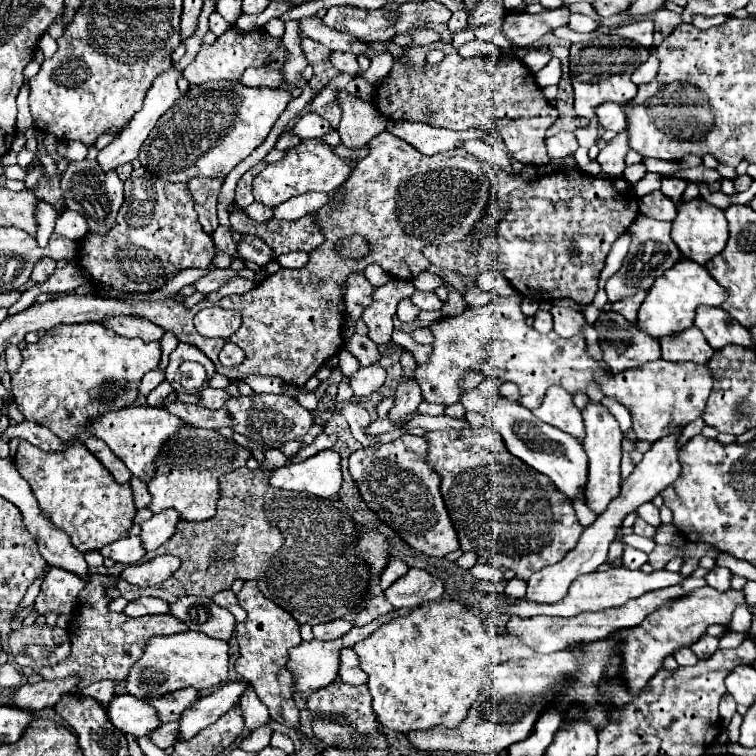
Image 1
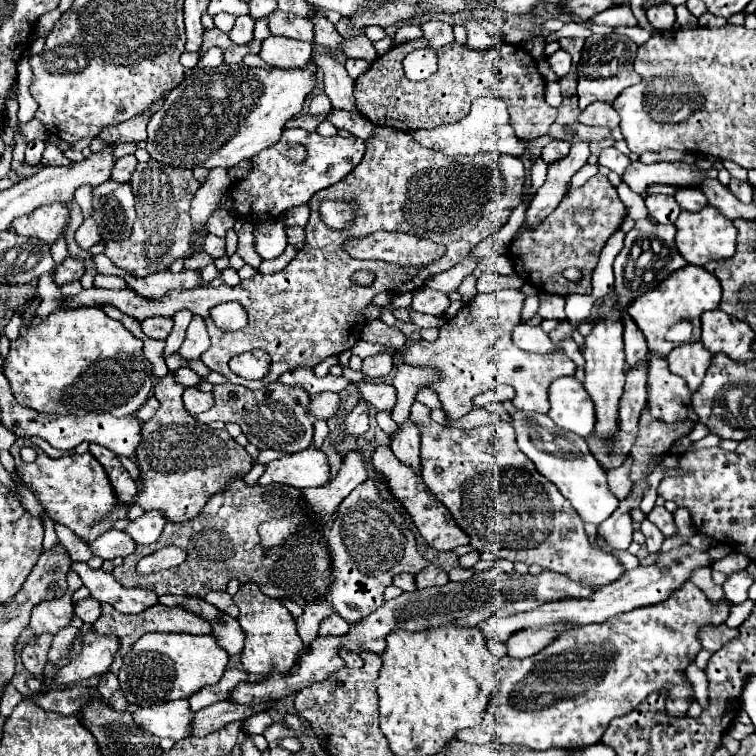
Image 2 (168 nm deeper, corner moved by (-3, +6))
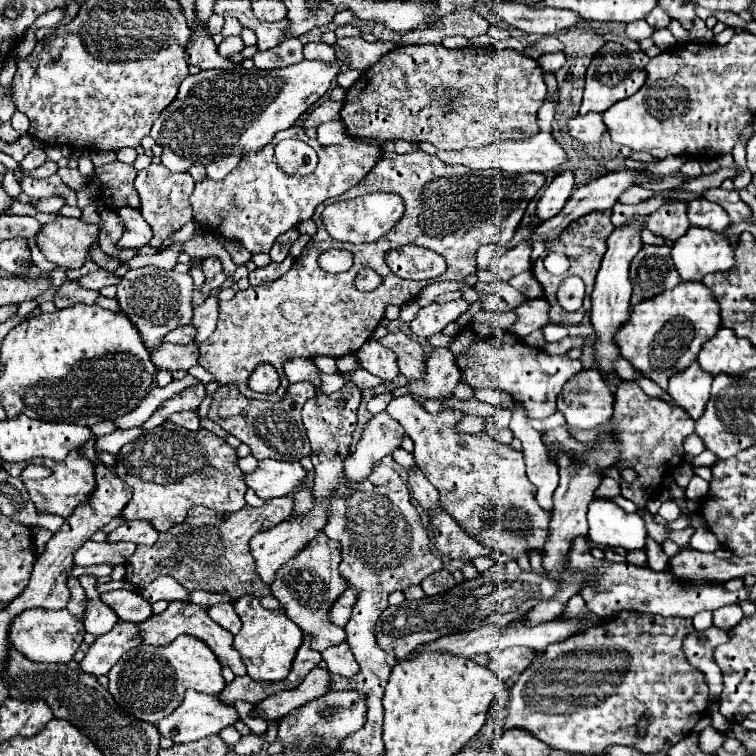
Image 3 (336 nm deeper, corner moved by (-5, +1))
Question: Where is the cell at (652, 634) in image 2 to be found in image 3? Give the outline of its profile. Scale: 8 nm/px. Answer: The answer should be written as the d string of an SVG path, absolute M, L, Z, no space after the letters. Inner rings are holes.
M623 613L623 617L619 617L619 621L611 621L611 625L601 625L595 629L589 629L587 633L579 633L579 637L569 637L565 641L553 643L545 649L543 657L537 657L515 681L513 689L511 689L511 701L509 701L509 717L507 717L507 729L509 727L519 727L519 729L527 729L529 733L535 733L535 737L539 737L543 743L547 743L551 749L559 749L565 753L581 753L581 755L603 755L607 753L607 749L611 745L625 745L625 747L633 747L641 753L657 753L657 751L667 751L671 749L675 743L679 743L683 737L687 737L687 733L693 731L695 723L703 717L703 713L707 711L707 693L709 687L703 681L703 675L693 669L685 657L683 657L682 644L683 639L693 632L695 629L692 624L692 618L685 617L663 617L661 615L643 615L643 617L635 617L635 613ZM639 717L647 717L649 725L647 725L647 733L641 737L639 735Z

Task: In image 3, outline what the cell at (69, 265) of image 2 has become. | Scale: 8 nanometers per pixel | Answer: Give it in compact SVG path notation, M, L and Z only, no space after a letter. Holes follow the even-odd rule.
M99 269L99 271L95 271L93 275L81 277L81 279L79 279L79 285L81 285L81 287L87 287L87 289L93 289L93 291L101 291L101 289L107 287L107 285L119 285L119 281L121 281L121 277L117 277L117 275L109 273L109 271Z

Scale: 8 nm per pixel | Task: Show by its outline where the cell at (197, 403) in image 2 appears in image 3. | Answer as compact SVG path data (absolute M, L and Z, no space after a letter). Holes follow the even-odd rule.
M181 411L181 413L173 413L167 417L167 421L179 425L179 427L185 427L189 431L197 431L199 429L199 417L195 411Z

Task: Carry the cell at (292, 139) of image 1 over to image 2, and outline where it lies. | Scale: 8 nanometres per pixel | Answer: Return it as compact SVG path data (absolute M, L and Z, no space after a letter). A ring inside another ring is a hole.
M305 114L305 116L297 116L293 120L289 120L285 124L285 128L303 128L303 130L317 130L317 126L325 120L325 114L321 116L311 116L311 114Z

